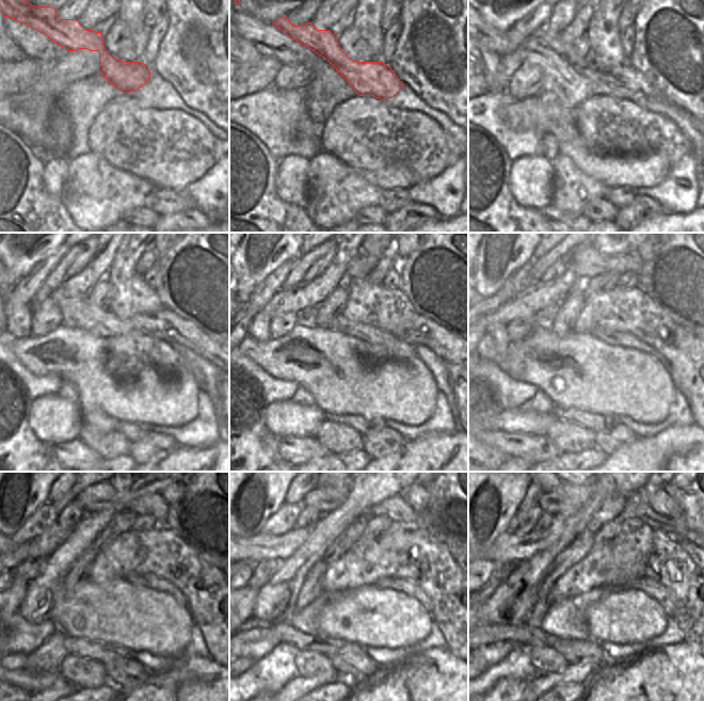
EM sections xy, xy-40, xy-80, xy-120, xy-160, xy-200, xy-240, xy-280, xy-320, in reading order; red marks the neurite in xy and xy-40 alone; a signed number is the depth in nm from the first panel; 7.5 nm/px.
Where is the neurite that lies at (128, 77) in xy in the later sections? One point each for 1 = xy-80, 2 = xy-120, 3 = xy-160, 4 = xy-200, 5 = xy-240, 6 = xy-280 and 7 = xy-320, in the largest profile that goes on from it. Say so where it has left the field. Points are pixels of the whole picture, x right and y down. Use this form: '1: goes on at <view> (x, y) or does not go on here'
1: goes on at xy-80 (625, 82)
2: goes on at xy-120 (159, 324)
3: goes on at xy-160 (431, 336)
4: goes on at xy-200 (672, 335)
5: goes on at xy-240 (193, 575)
6: goes on at xy-280 (430, 574)
7: goes on at xy-320 (669, 574)

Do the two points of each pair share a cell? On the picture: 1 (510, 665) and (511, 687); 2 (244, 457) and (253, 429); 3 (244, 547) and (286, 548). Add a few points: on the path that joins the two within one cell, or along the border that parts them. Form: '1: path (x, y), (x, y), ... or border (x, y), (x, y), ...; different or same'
1: border (528, 680), (501, 679), (489, 689); different
2: path (244, 450), (244, 437), (246, 435); same
3: path (255, 547), (275, 547); same

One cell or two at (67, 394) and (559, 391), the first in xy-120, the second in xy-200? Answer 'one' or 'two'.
two

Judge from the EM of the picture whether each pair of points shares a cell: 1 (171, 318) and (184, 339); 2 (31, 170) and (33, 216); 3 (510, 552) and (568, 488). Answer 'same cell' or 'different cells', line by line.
1: same cell
2: same cell
3: same cell

